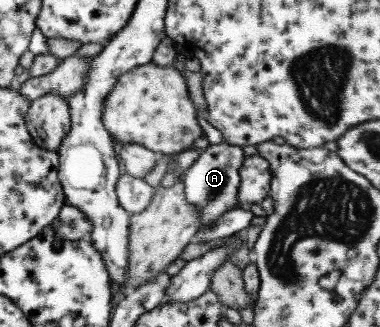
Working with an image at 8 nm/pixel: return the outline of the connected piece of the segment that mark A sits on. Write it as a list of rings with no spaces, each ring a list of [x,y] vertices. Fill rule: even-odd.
[[[221,142],[216,145],[205,143],[200,145],[200,154],[193,163],[182,172],[183,194],[187,204],[195,206],[199,212],[199,229],[211,226],[211,222],[221,216],[223,212],[231,210],[237,202],[237,188],[239,186],[238,170],[244,157],[239,146],[231,146]]]

